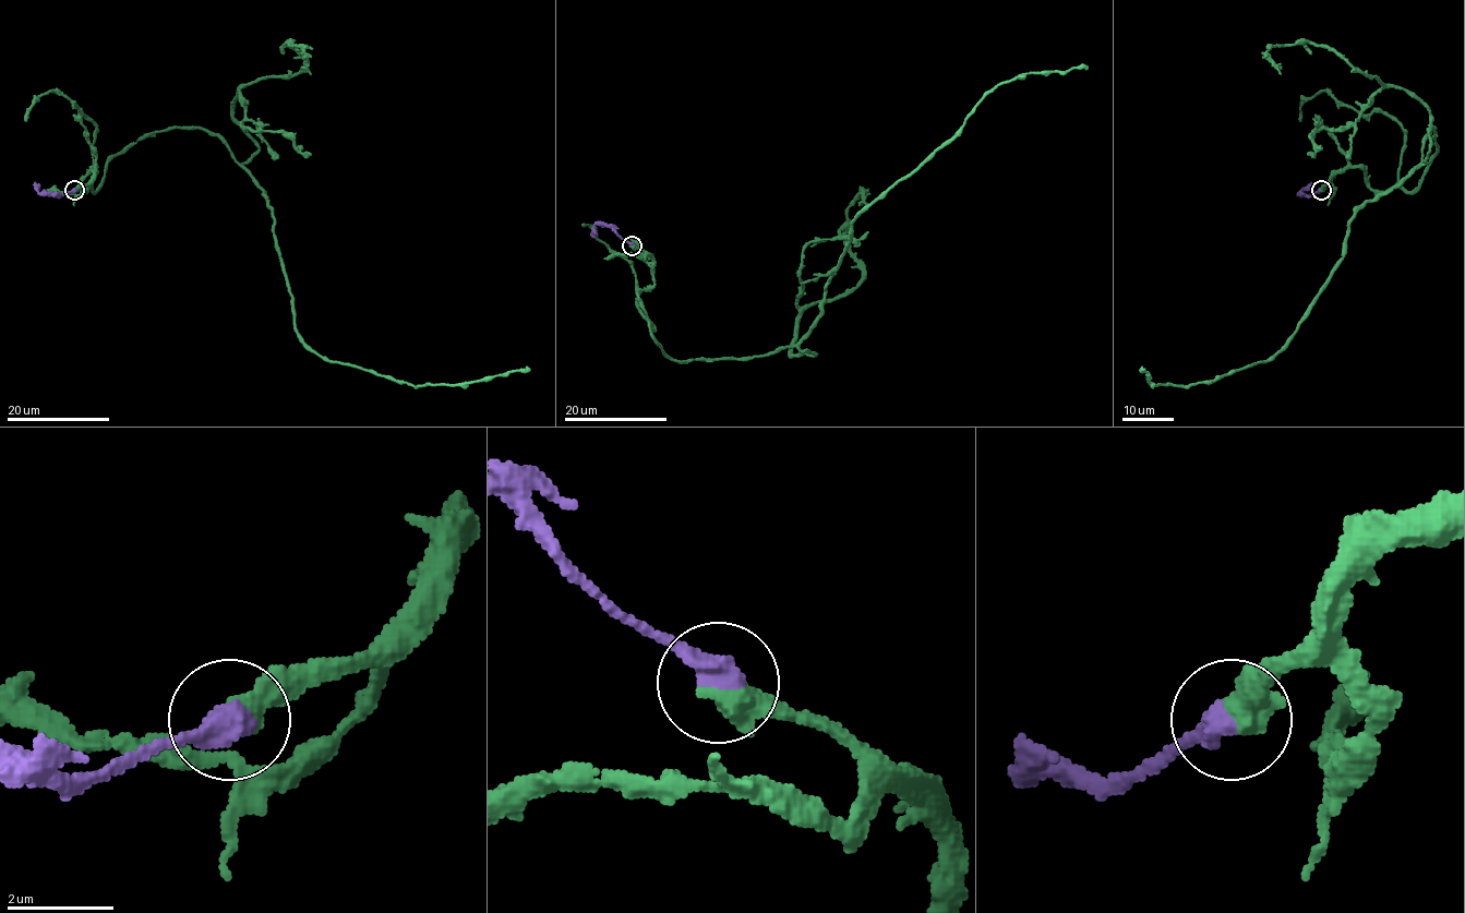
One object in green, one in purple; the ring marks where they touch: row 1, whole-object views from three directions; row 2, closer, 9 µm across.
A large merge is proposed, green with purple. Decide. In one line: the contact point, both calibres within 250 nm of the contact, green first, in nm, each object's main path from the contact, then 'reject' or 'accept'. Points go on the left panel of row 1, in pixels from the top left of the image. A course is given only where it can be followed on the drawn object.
at (74, 190); 550 nm thick on the green side, 500 nm on the other; green runs (73, 190), (203, 128), (263, 190), (321, 356), (416, 385), (529, 368); purple runs (73, 190), (62, 194), (46, 193), (39, 192), (34, 183); accept

